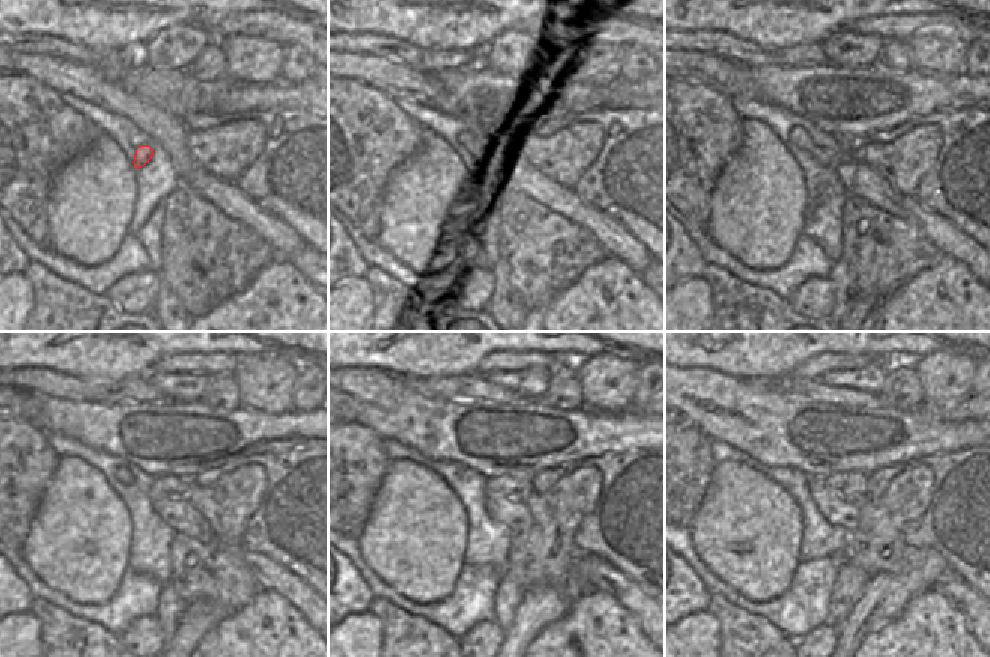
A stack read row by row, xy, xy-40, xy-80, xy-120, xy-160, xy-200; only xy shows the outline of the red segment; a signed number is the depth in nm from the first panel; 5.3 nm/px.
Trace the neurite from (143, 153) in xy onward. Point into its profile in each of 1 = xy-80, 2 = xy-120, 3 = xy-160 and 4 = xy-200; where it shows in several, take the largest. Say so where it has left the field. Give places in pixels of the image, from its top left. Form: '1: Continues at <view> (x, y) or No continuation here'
1: Continues at xy-80 (824, 158)
2: Continues at xy-120 (167, 488)
3: Continues at xy-160 (515, 489)
4: Continues at xy-200 (852, 486)

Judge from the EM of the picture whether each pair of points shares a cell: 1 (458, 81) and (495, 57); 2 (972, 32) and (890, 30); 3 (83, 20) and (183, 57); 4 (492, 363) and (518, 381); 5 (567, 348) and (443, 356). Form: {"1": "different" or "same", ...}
{"1": "different", "2": "same", "3": "different", "4": "different", "5": "same"}

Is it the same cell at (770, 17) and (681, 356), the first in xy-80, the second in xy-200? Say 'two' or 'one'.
one

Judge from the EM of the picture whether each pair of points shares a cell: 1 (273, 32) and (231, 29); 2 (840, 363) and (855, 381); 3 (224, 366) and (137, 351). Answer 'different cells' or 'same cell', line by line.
1: same cell
2: different cells
3: different cells

